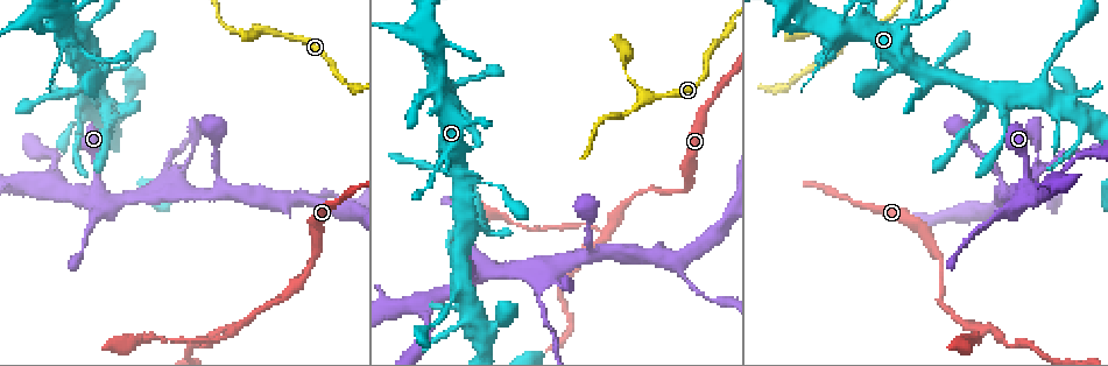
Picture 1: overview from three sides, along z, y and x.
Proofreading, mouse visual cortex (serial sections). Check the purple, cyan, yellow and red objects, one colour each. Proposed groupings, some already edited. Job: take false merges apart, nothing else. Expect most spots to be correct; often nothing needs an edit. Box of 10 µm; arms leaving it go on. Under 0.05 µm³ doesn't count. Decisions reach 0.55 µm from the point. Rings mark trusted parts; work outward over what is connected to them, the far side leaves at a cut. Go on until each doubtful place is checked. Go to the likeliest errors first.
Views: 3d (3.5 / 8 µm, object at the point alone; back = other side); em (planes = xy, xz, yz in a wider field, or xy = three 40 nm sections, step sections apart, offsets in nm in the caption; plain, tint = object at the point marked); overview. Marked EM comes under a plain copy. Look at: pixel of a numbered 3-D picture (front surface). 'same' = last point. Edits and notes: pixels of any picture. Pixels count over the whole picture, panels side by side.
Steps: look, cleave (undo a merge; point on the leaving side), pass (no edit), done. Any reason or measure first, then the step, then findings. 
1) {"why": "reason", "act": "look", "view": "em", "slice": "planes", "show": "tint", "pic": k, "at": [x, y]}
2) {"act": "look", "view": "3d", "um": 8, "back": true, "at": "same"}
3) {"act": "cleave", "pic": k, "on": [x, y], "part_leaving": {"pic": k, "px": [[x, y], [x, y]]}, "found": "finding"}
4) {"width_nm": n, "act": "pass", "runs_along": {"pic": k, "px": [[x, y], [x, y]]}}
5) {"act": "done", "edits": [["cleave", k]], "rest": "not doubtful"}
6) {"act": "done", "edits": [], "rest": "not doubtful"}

{"why": "two arms in line, one across", "act": "look", "view": "3d", "um": 3.5, "pic": 1, "at": [608, 230]}

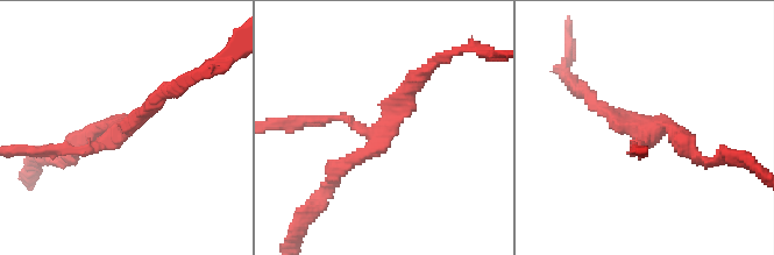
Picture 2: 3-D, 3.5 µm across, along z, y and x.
{"arms": 3, "arm_widths_nm": [150, 200, 200], "act": "look", "view": "em", "slice": "xy", "step": 5, "show": "tint", "pic": 2, "at": [384, 131]}

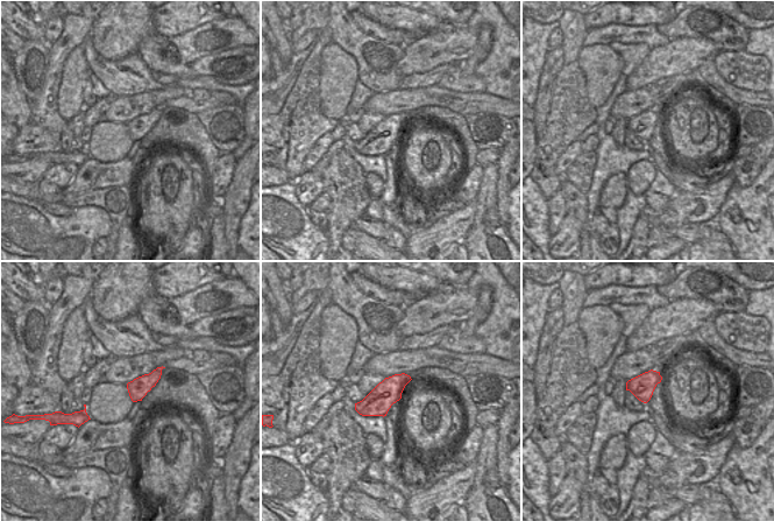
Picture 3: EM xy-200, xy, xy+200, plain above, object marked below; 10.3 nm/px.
{"width_nm": 280, "act": "pass", "runs_along": {"pic": 2, "px": [[417, 75], [377, 143], [335, 176]]}, "found": "continuous, no second cell"}

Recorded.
{"why": "a fork", "act": "look", "view": "3d", "um": 3.5, "back": true, "pic": 1, "at": [274, 30]}

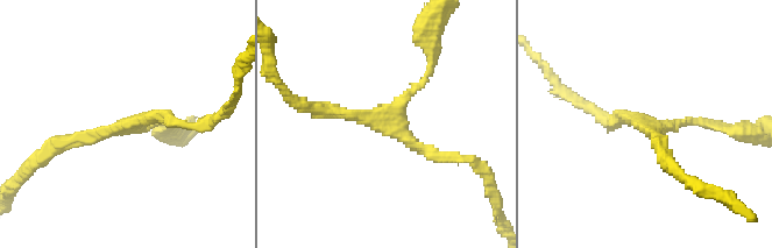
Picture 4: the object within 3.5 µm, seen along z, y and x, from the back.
{"why": "now the EM", "act": "look", "view": "em", "slice": "xy", "step": 5, "show": "tint", "pic": 4, "at": [123, 127]}

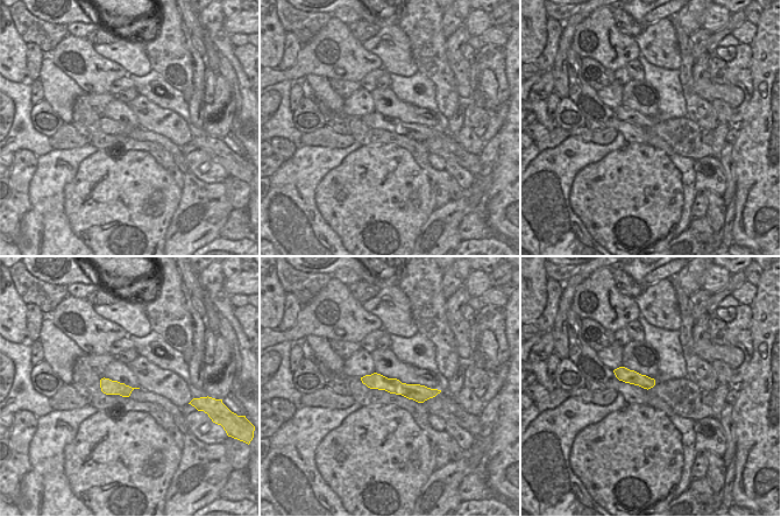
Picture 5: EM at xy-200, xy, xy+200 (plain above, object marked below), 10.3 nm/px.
{"act": "look", "view": "em", "slice": "planes", "show": "tint", "at": "same"}

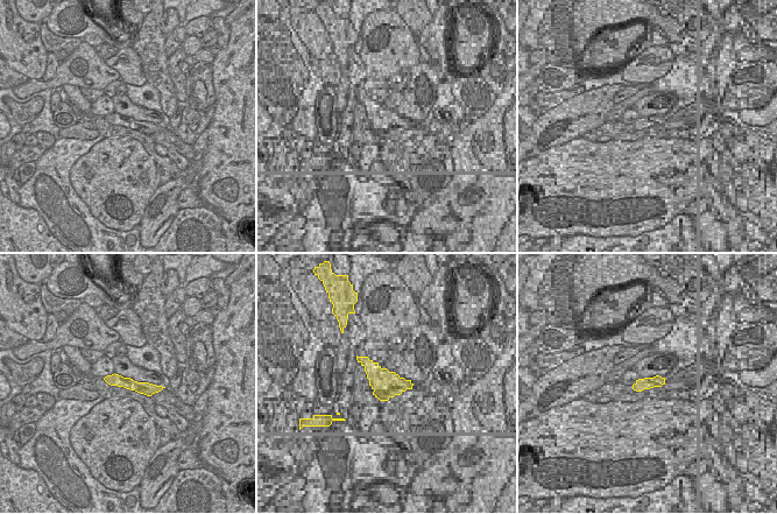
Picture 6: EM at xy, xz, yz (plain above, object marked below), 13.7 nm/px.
{"arms": 3, "act": "pass", "runs_along": {"pic": 6, "px": [[108, 379], [139, 387], [157, 388]]}, "found": "one cell here"}

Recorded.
{"why": "arms part here", "act": "look", "view": "3d", "um": 3.5, "pic": 1, "at": [183, 179]}

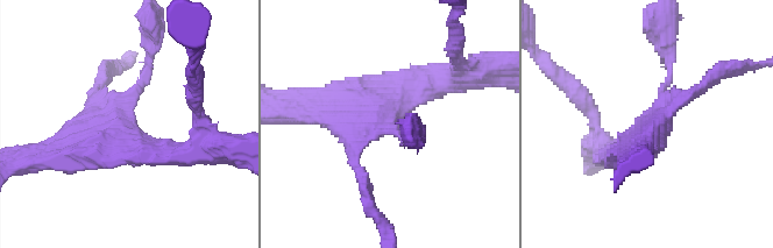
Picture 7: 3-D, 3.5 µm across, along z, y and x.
{"arms": 4, "arm_widths_nm": [100, 200, 300, 350], "act": "look", "view": "em", "slice": "xy", "step": 1, "show": "tint", "pic": 7, "at": [126, 117]}

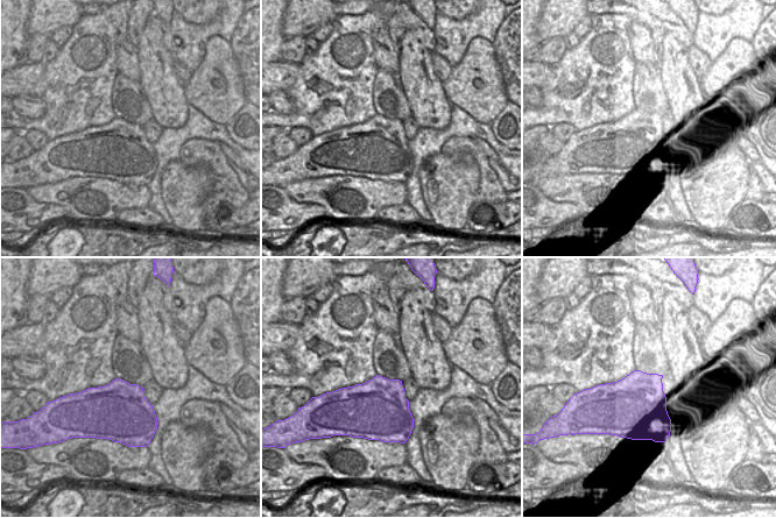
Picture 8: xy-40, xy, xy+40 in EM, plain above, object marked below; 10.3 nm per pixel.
{"act": "pass", "runs_along": {"pic": 7, "px": [[310, 108], [360, 121], [449, 79]]}, "found": "one cell here"}

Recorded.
{"act": "done", "edits": [], "rest": "not doubtful"}

